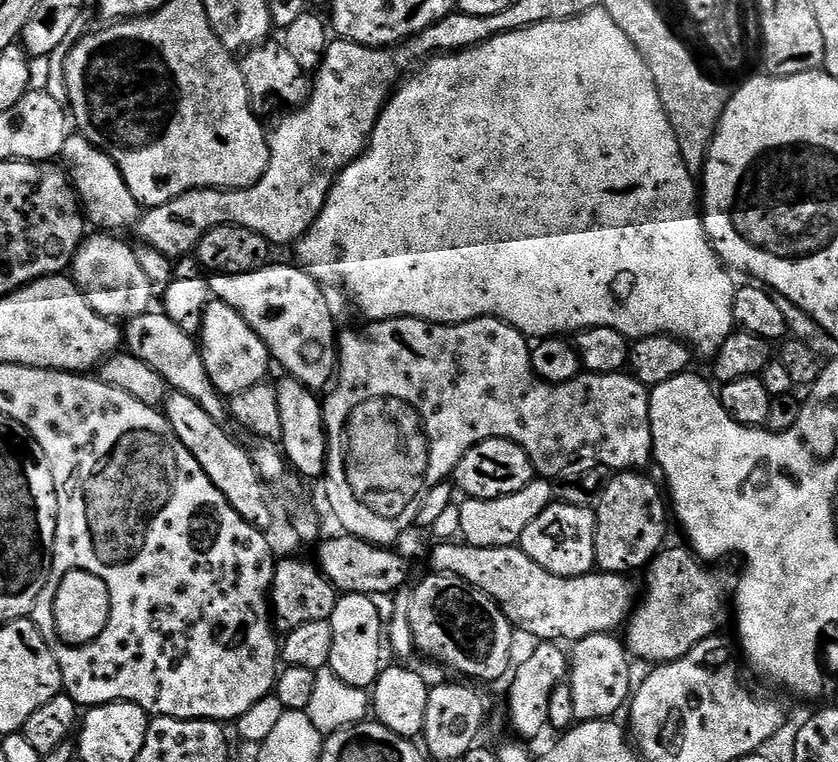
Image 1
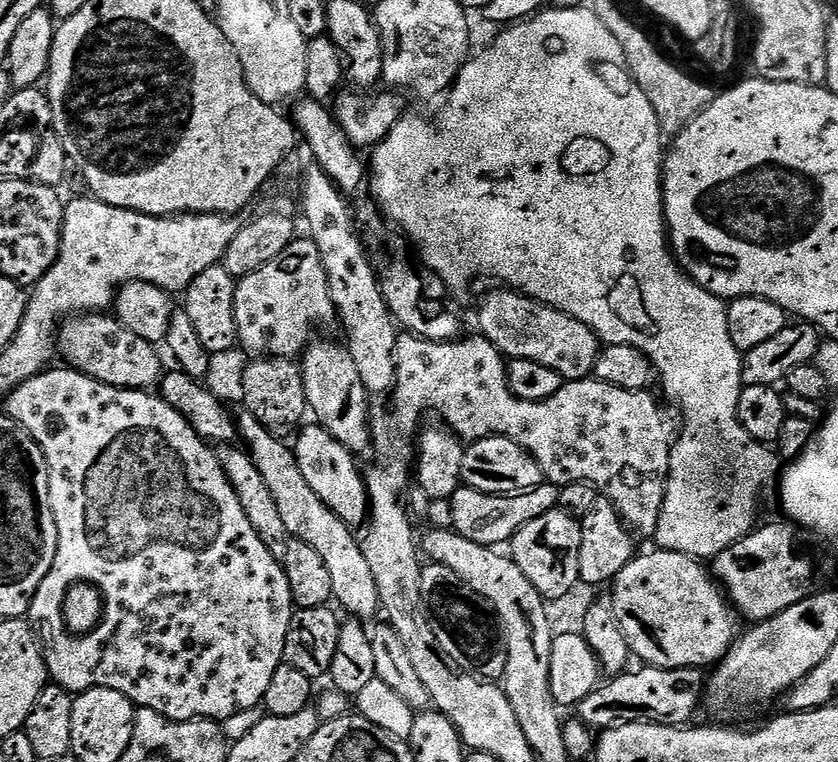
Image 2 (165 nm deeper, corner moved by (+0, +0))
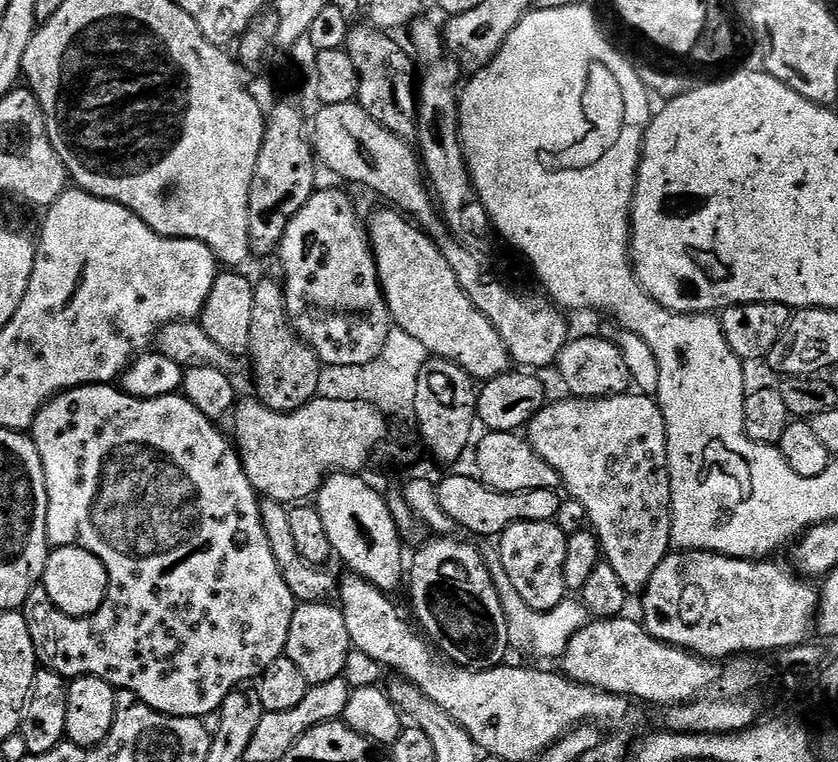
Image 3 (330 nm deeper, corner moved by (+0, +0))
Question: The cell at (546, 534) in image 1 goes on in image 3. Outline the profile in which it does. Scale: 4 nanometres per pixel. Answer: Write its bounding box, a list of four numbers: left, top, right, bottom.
[498,521,569,612]

